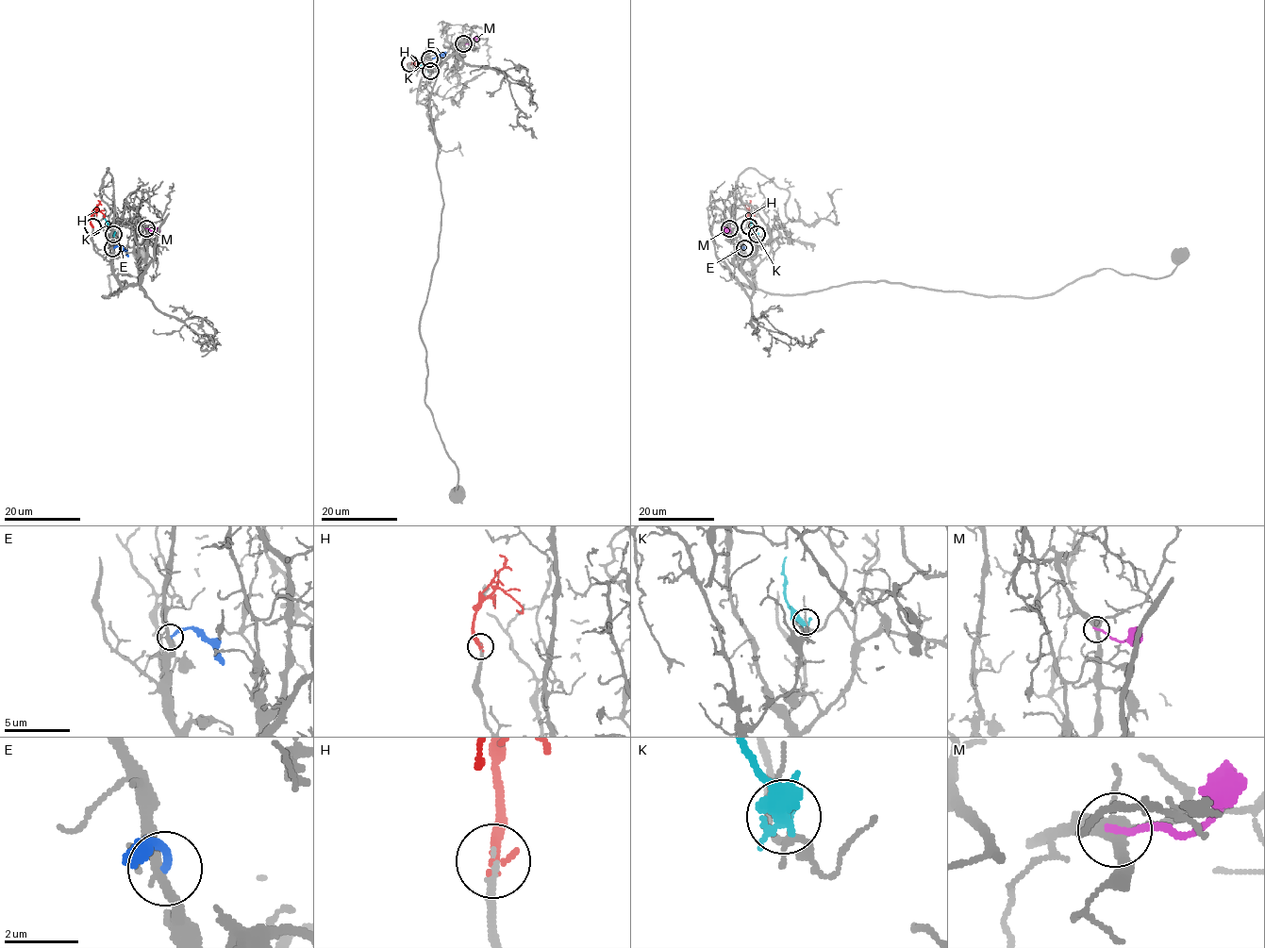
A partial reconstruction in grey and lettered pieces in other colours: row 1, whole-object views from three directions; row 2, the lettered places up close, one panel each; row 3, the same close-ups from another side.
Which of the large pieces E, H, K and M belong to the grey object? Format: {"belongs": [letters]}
{"belongs": ["H"]}

